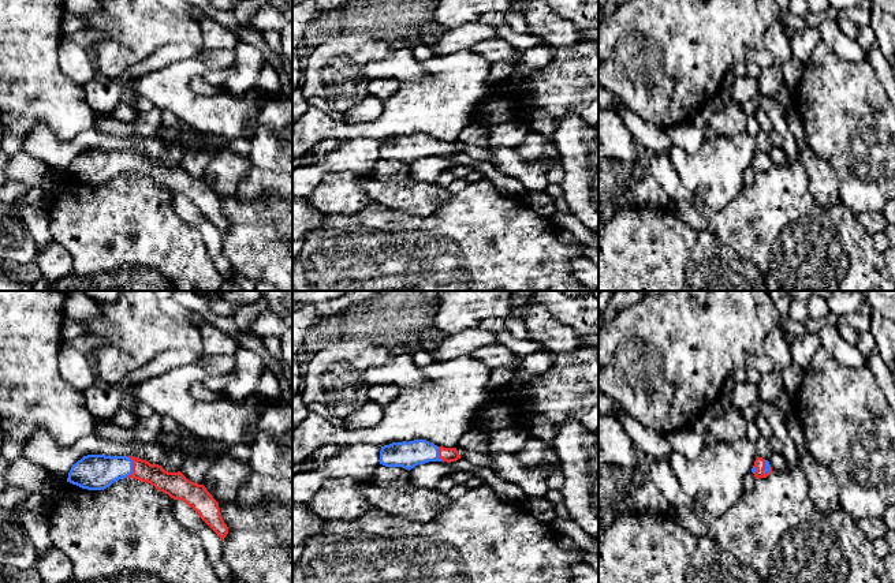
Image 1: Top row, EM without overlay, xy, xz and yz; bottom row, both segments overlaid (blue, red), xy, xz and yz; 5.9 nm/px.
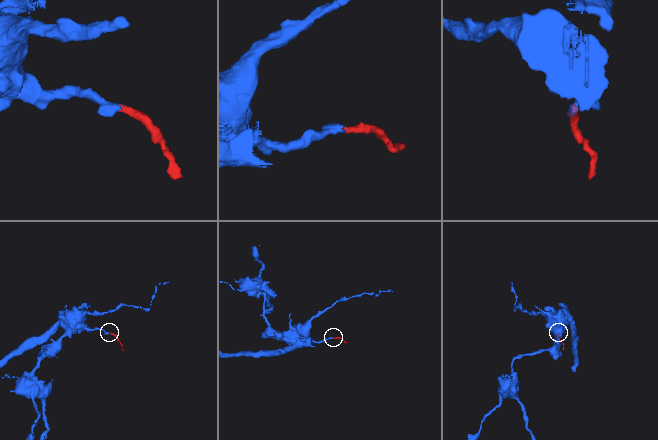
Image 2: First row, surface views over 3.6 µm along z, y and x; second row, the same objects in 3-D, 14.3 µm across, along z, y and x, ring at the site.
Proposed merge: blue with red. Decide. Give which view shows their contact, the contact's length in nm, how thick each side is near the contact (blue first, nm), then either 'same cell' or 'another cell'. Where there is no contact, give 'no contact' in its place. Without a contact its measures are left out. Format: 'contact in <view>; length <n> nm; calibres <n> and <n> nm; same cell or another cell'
contact in xy; length 130 nm; calibres 200 and 130 nm; same cell

